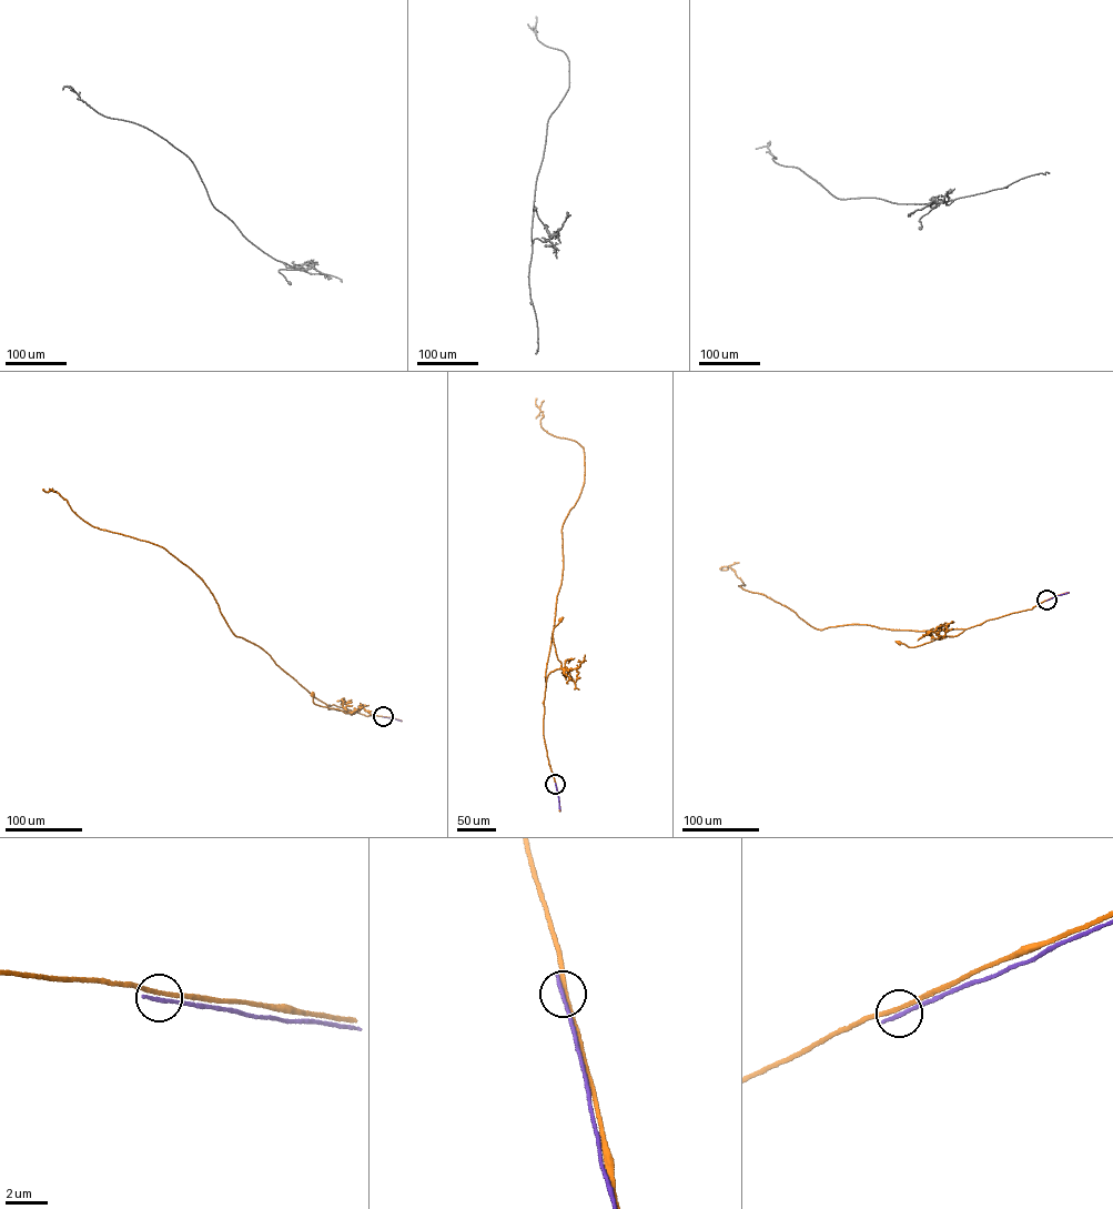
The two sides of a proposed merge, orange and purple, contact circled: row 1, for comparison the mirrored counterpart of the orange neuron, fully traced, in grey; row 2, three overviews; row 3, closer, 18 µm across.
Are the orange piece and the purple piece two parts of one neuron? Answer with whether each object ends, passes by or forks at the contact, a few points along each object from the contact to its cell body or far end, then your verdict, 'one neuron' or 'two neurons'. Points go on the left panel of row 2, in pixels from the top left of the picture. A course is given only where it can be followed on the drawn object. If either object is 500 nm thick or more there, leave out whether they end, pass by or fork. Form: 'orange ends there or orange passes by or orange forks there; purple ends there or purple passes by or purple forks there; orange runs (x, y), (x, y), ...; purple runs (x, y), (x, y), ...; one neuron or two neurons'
orange passes by; purple ends there; orange runs (383, 716), (366, 716), (333, 704), (326, 705), (329, 709), (348, 713), (314, 704), (312, 694); purple runs (383, 716), (402, 721); two neurons

